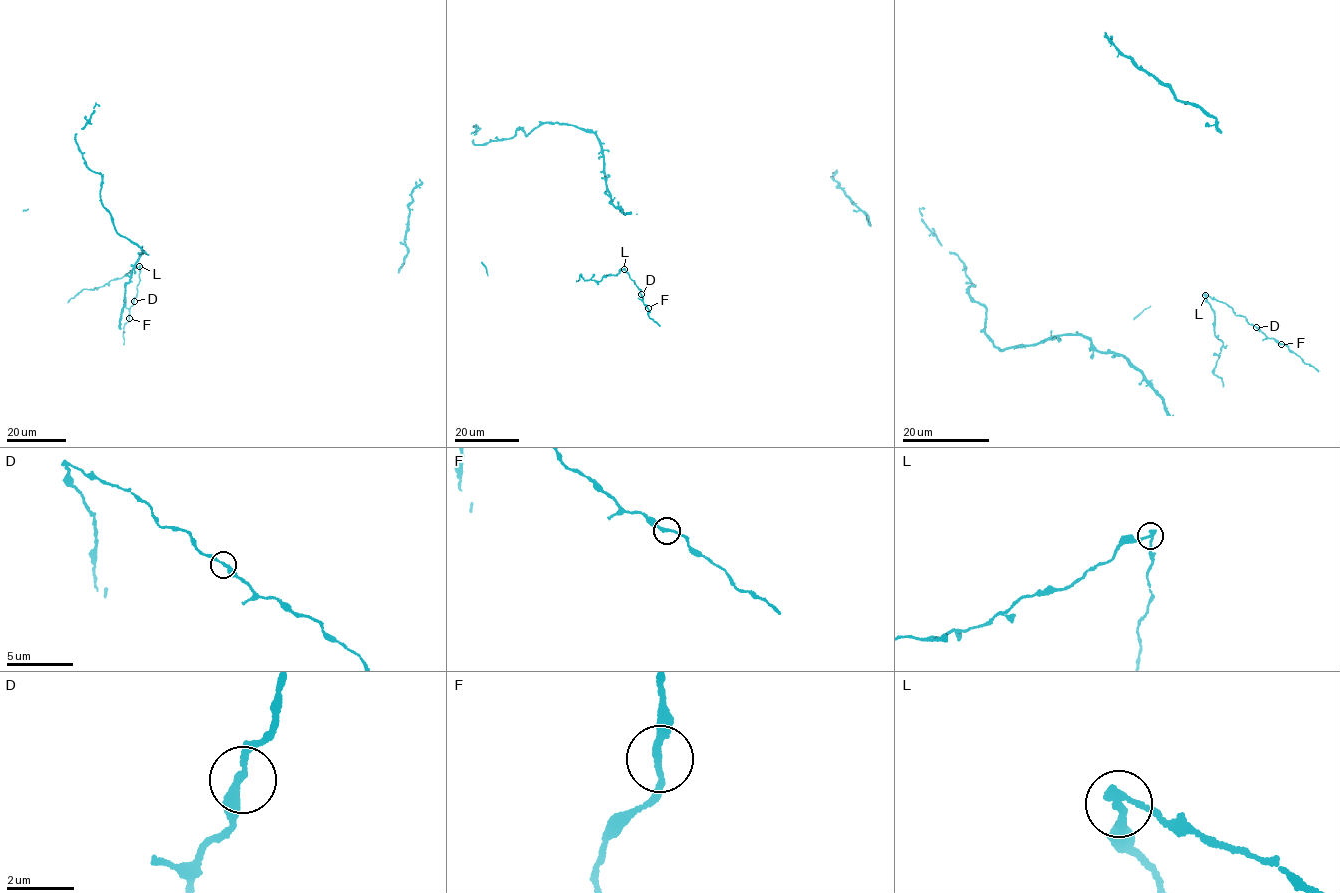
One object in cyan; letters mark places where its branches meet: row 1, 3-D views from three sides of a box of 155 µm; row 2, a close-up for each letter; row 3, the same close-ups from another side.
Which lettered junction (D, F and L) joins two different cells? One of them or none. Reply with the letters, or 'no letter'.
L

